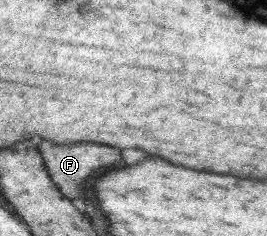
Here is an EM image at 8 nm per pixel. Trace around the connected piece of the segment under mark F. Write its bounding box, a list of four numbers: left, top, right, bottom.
[39,141,121,200]

